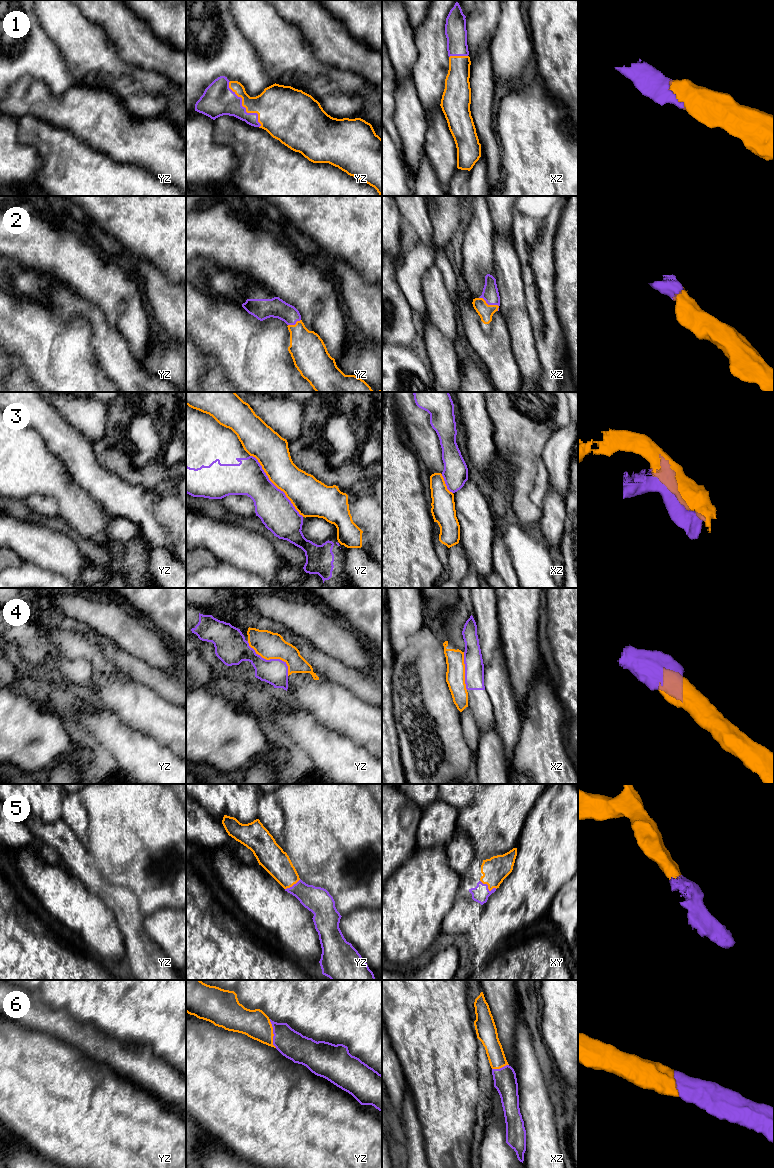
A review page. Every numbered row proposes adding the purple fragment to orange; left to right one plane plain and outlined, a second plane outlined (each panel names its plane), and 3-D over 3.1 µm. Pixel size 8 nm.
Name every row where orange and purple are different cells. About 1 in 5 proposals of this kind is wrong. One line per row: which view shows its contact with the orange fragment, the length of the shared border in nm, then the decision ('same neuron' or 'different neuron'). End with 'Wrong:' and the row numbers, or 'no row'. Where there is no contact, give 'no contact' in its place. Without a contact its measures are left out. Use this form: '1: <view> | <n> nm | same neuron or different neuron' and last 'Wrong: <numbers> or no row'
1: yz | 440 nm | same neuron
2: xz | 190 nm | same neuron
3: yz | 650 nm | different neuron
4: yz | 440 nm | different neuron
5: xy | 150 nm | same neuron
6: yz | 240 nm | same neuron
Wrong: 3, 4

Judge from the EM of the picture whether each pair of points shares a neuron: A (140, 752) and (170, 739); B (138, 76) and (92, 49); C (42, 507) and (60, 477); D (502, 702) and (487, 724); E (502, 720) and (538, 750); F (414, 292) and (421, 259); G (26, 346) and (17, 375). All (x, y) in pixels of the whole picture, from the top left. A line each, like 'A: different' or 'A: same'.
A: different
B: same
C: different
D: different
E: different
F: same
G: different

